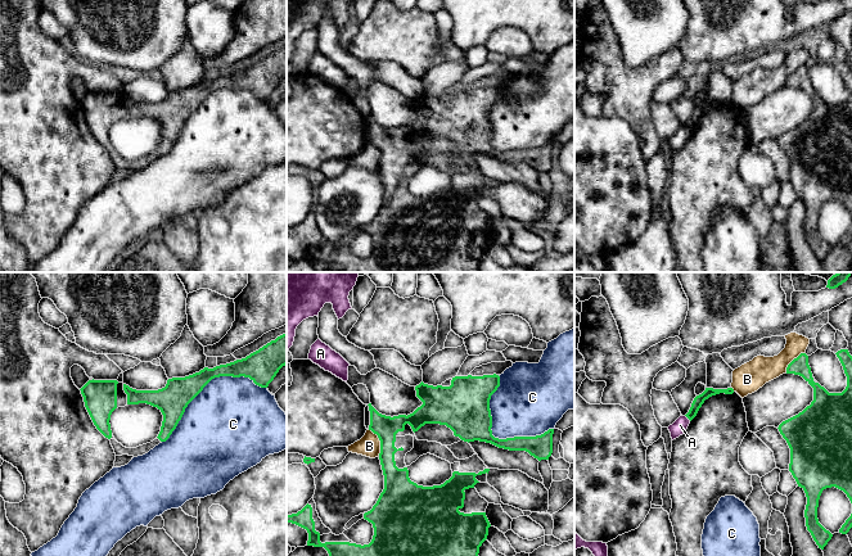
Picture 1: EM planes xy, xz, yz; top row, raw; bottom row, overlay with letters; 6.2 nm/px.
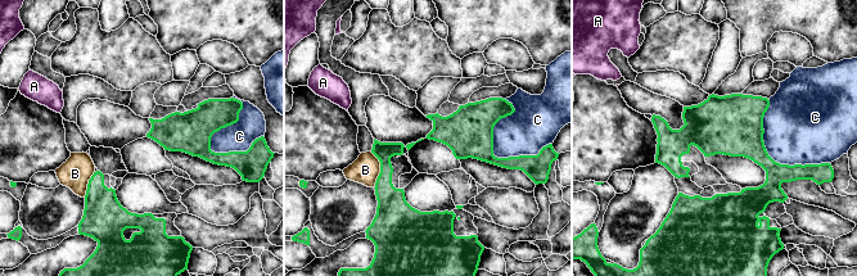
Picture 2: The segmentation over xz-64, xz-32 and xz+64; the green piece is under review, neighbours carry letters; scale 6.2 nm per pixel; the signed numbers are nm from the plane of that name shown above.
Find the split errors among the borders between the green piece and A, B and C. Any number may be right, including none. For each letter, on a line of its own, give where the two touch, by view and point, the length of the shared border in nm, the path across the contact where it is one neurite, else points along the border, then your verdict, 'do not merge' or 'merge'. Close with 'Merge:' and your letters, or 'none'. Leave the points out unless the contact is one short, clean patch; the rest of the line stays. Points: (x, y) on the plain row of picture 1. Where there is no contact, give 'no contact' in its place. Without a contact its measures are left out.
A: yz (688, 130) | 50 nm | along yz (685, 127), (690, 132) | do not merge
B: xz (379, 152) | 180 nm | along xz (368, 141), (379, 153), (379, 167) | do not merge
C: xy (207, 95) | 750 nm | do not merge
Merge: none

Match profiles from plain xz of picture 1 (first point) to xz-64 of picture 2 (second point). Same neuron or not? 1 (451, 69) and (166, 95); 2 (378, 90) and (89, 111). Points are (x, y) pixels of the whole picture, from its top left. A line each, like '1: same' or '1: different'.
1: different
2: same

